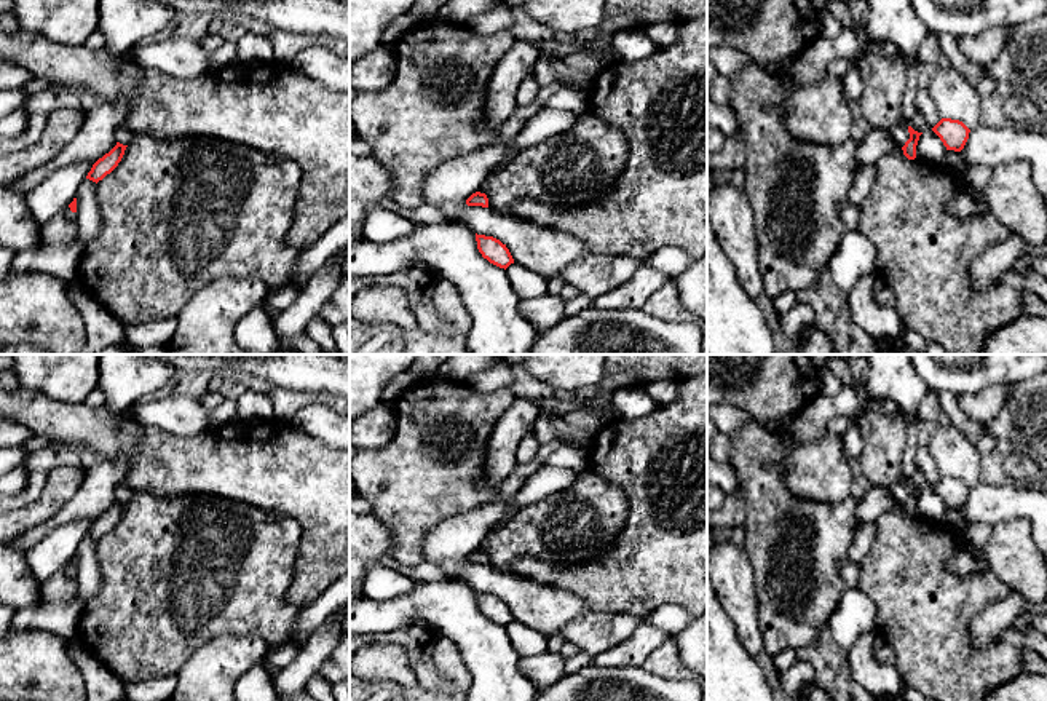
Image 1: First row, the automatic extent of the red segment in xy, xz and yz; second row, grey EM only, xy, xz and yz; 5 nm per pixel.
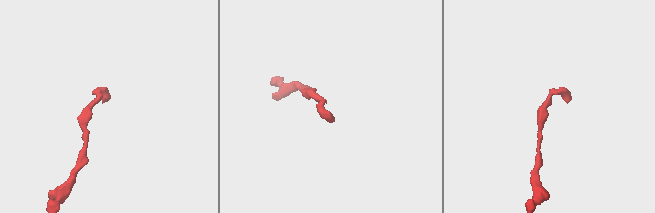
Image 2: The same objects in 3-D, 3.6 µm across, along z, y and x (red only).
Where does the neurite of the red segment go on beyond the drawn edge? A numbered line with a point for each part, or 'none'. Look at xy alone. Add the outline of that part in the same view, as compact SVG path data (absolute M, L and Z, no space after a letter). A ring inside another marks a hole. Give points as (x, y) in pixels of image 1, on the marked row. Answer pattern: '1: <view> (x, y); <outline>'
1: xy (123, 134); M126 125L120 126L115 133L117 142L120 142L123 145L129 145L132 142L134 136L136 134Z

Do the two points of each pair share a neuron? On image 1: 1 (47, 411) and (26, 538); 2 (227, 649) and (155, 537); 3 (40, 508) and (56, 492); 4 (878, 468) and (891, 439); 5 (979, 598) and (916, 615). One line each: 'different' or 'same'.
1: different
2: different
3: same
4: same
5: same

